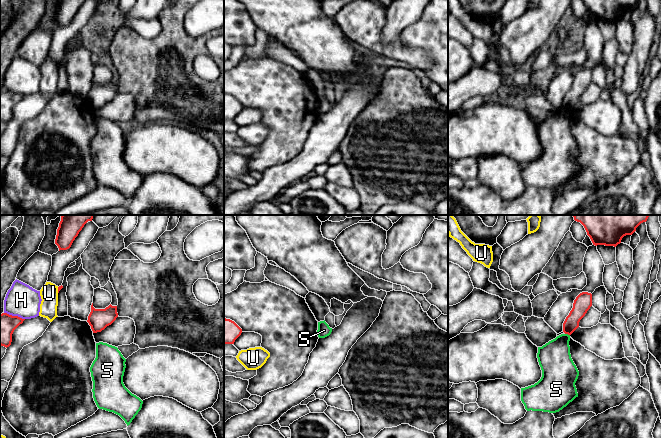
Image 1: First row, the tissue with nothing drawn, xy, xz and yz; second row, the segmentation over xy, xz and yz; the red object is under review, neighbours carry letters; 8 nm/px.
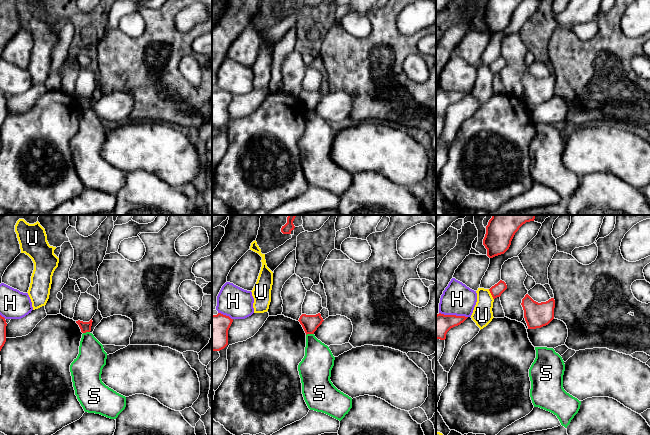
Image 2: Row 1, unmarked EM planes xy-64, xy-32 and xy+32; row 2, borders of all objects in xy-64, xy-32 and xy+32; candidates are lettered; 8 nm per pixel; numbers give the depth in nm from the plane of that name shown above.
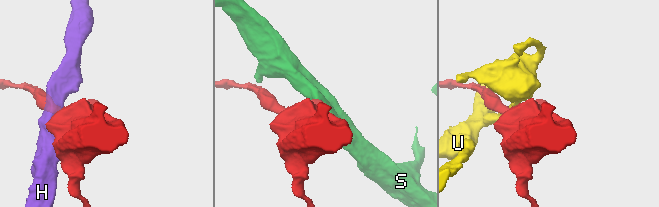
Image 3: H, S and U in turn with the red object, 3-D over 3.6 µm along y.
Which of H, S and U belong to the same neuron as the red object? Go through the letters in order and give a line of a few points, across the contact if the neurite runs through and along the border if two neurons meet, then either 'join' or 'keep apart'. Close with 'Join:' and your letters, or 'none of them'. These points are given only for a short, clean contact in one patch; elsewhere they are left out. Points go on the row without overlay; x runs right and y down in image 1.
H: line xy (4, 88), (24, 95); keep apart
S: line yz (565, 109), (569, 111); keep apart
U: line xy (57, 63), (58, 68); keep apart
Join: none of them

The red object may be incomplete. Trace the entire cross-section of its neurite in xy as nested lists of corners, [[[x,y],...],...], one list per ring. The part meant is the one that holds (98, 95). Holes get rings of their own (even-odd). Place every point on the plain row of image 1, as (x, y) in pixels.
[[[92,79],[87,98],[91,102],[93,109],[97,109],[111,101],[117,93],[117,82],[112,82],[110,80],[105,85],[95,85]]]

